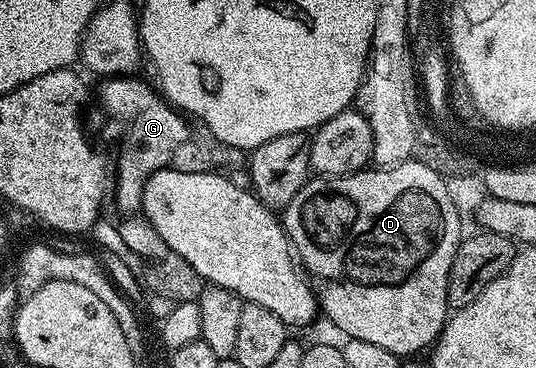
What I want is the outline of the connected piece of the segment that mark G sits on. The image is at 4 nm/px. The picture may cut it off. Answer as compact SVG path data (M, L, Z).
M123 76L103 79L98 92L105 118L105 134L113 134L114 120L120 122L124 134L125 148L119 150L116 160L116 204L126 214L124 216L134 216L141 211L148 178L167 167L179 146L190 138L190 124L184 120L186 118L155 87L150 88L137 78Z

